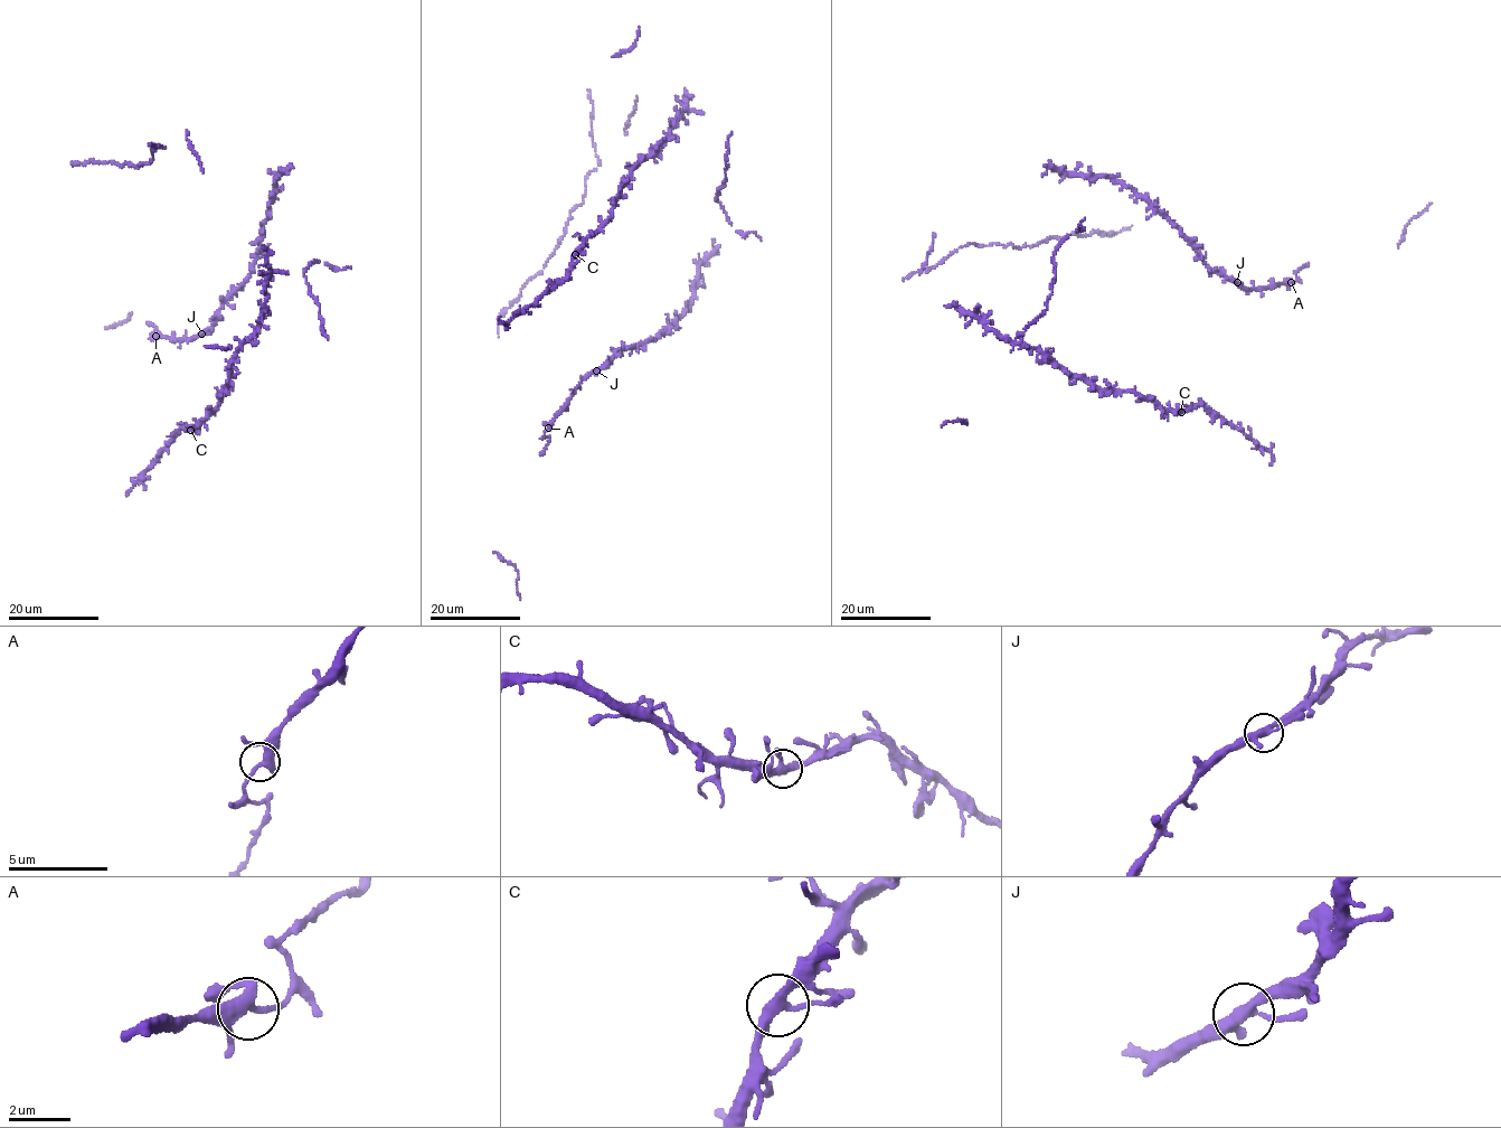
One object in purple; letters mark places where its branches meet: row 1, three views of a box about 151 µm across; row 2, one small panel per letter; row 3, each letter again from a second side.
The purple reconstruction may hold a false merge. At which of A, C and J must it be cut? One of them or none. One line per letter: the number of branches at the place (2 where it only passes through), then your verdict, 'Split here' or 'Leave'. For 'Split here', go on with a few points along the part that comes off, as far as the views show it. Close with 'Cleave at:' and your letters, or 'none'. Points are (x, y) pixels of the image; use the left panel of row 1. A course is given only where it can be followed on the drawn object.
A: Branches: 3. Leave
C: Branches: 3. Leave
J: Branches: 3. Leave
Cleave at: none

